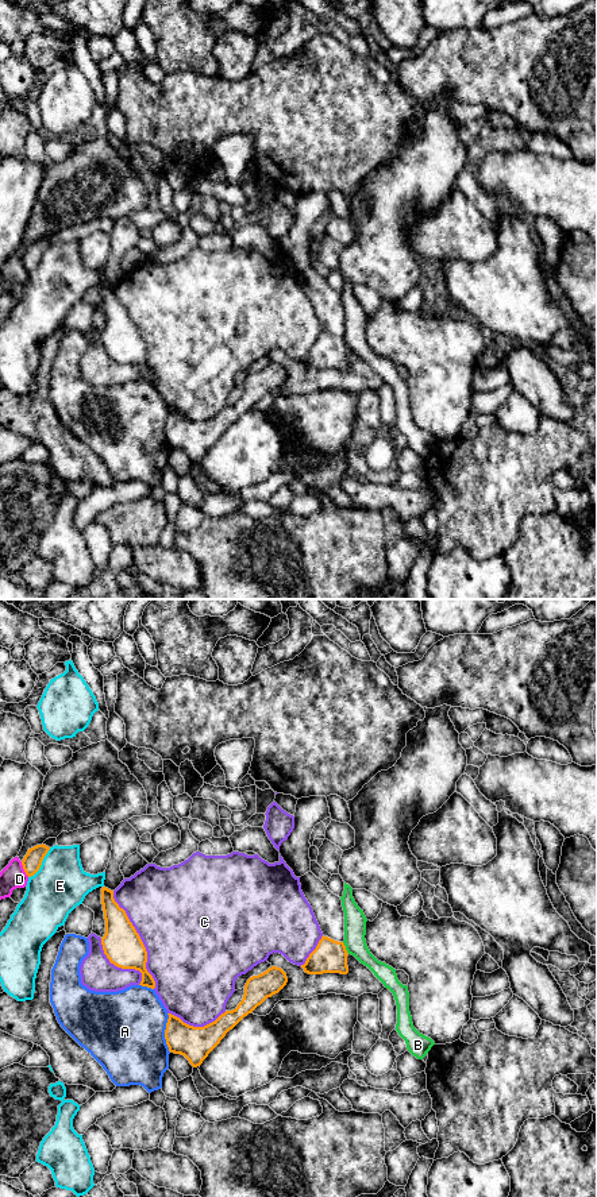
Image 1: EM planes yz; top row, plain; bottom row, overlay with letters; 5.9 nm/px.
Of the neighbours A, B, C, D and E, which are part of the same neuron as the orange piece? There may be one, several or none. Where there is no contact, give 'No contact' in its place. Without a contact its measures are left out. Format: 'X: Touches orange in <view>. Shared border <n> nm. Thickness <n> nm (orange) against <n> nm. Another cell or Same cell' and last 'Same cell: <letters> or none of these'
A: Touches orange in yz. Shared border 240 nm. Thickness 200 nm (orange) against 480 nm. Another cell
B: Touches orange in yz. Shared border 80 nm. Thickness 200 nm (orange) against 130 nm. Another cell
C: Touches orange in yz. Shared border 650 nm. Thickness 240 nm (orange) against 500 nm. Another cell
D: Touches orange in yz. Shared border 110 nm. Thickness 120 nm (orange) against 150 nm. Another cell
E: Touches orange in yz. Shared border 220 nm. Thickness 120 nm (orange) against 320 nm. Another cell
Same cell: none of these

